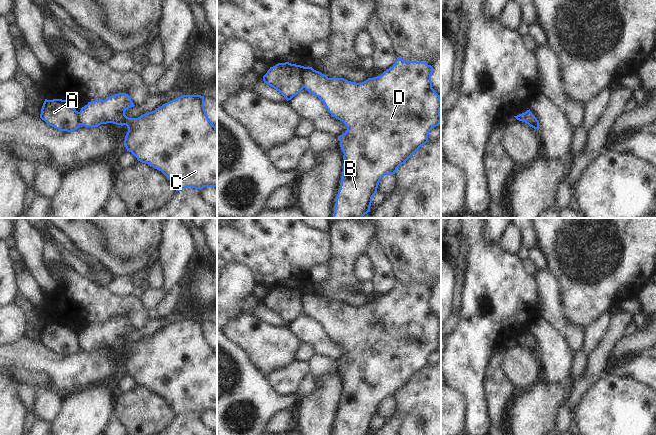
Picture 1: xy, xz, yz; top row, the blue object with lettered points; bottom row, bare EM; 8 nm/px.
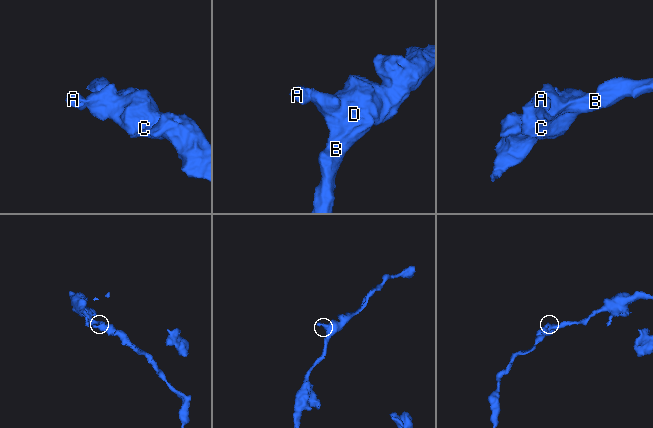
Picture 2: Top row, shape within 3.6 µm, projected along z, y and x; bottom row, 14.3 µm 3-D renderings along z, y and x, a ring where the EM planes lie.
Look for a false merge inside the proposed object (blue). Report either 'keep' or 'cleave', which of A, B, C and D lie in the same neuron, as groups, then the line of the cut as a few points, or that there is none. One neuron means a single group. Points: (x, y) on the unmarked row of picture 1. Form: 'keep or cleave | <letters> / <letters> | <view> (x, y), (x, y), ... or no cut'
cleave | A / B C D | xz (305, 291), (303, 311)

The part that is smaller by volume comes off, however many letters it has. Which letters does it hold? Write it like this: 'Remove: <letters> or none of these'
Remove: A

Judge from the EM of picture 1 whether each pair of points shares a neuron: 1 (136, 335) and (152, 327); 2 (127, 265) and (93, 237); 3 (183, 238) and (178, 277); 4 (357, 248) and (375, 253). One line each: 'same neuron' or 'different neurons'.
1: same neuron
2: same neuron
3: same neuron
4: different neurons

